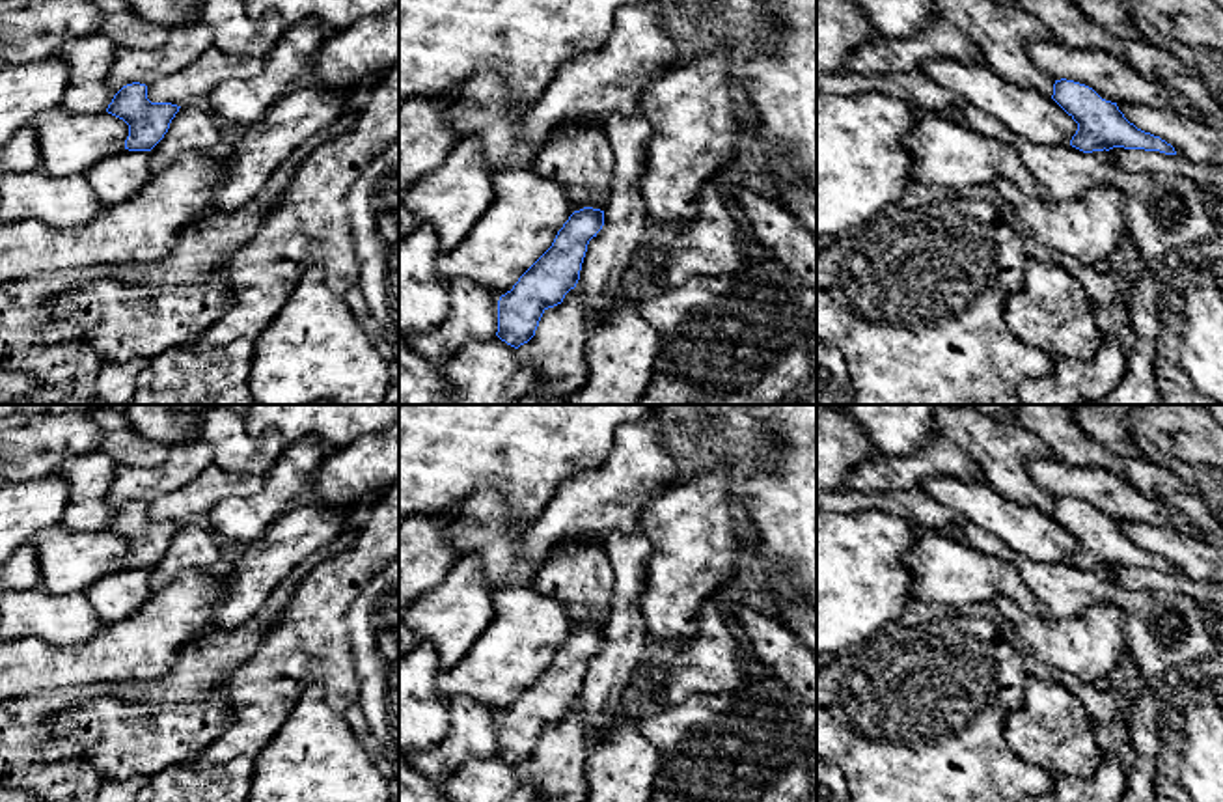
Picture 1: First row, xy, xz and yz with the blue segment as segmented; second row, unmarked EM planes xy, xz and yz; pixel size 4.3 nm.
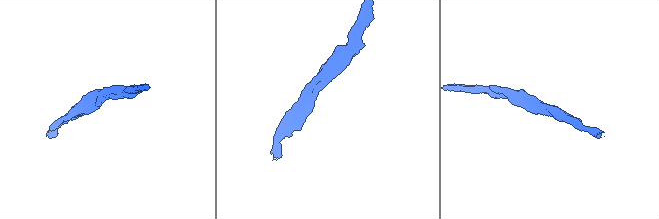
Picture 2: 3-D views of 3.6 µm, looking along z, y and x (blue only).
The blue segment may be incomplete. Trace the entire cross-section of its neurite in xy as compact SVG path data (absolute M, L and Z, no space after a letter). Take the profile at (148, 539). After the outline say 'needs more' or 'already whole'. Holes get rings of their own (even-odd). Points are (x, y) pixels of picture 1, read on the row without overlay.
M132 500L114 513L106 530L129 543L125 567L151 569L168 550L179 526L172 520L151 520L147 517L147 504Z | already whole

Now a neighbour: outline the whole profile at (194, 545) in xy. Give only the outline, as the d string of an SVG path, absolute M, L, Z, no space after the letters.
M201 520L179 526L164 556L149 569L151 591L166 588L175 574L186 569L207 571L222 558L224 541Z

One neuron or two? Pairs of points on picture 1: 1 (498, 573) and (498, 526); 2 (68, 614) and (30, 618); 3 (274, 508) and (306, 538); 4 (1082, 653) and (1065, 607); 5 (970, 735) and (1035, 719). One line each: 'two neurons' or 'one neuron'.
1: one neuron
2: one neuron
3: two neurons
4: two neurons
5: two neurons

